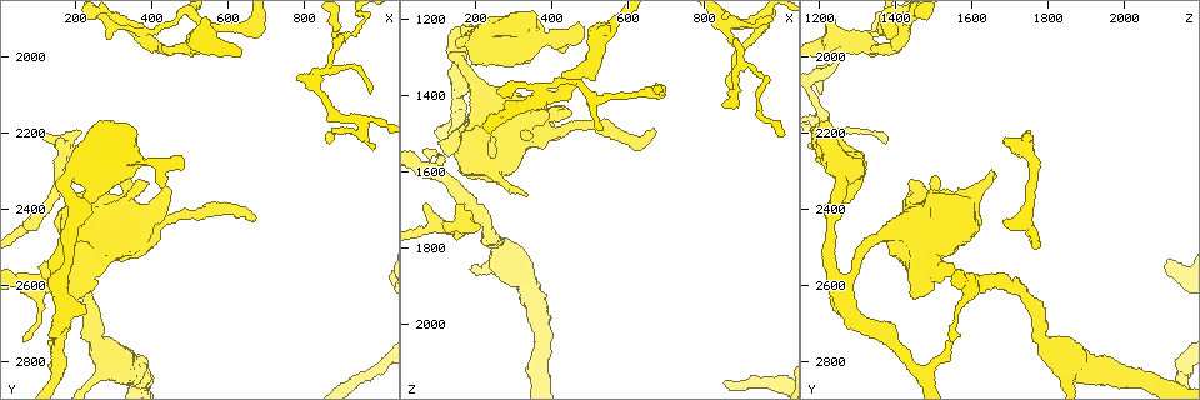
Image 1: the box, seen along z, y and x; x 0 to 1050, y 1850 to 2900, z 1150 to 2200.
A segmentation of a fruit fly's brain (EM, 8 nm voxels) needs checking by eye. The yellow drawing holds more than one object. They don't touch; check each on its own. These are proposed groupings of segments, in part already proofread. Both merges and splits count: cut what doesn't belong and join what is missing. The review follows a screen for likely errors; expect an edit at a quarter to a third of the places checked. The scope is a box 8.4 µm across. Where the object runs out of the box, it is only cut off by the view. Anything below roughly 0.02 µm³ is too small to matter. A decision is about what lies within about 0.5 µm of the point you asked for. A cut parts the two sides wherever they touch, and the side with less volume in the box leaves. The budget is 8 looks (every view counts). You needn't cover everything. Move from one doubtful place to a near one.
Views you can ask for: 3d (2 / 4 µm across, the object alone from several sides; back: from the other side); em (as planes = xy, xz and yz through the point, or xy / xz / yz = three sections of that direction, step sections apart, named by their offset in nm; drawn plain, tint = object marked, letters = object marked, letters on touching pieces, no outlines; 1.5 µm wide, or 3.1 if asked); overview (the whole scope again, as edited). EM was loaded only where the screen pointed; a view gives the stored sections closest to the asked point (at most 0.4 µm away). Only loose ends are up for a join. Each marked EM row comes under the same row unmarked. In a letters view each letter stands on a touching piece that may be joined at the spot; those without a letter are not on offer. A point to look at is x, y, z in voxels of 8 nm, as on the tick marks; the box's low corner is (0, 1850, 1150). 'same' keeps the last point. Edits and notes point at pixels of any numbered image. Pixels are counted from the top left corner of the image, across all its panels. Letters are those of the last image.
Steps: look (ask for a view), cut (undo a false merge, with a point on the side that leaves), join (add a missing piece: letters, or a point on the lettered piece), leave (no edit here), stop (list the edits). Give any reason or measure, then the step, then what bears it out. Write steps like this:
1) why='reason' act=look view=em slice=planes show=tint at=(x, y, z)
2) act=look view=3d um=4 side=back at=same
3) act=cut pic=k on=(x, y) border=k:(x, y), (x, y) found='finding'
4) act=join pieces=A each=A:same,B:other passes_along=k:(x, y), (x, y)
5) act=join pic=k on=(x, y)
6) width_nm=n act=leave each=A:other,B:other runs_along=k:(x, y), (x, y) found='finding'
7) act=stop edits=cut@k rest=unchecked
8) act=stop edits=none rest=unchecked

why='thick turns thin' act=look view=em slice=xy step=4 show=tint at=(520, 1955, 1240)

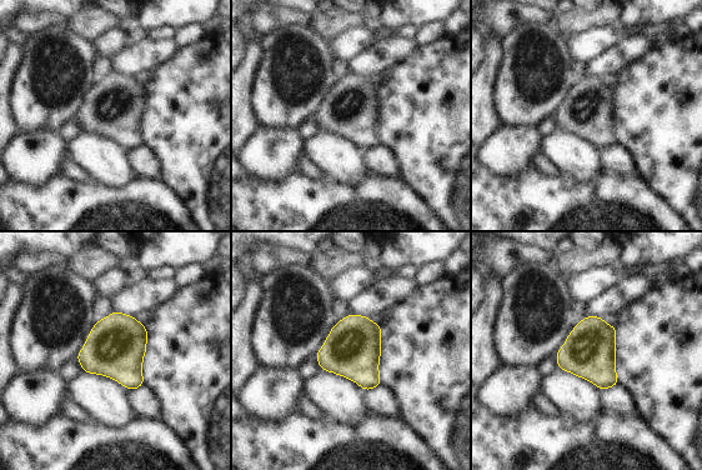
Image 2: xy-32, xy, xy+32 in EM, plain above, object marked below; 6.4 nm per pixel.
act=look view=em slice=xy step=4 show=letters at=same

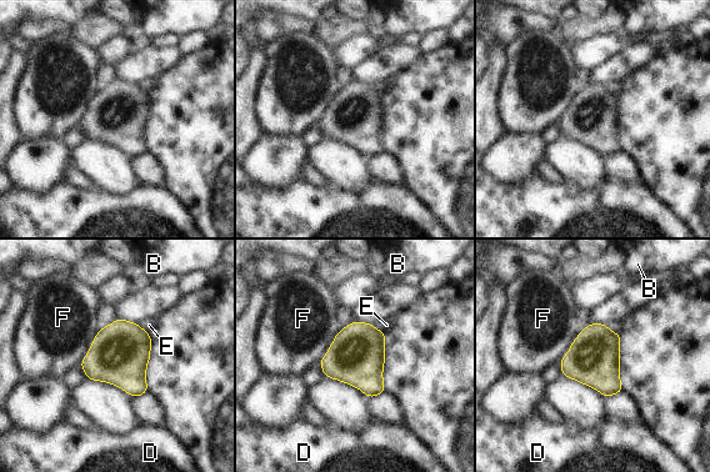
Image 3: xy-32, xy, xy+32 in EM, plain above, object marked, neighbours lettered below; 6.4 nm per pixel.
longest_contact=F:300nm act=leave each=B:other,D:other,E:other,F:other border=3:(103, 327), (79, 366) found='all the same neuron'

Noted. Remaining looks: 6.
why='branch stops here' act=look view=em slice=planes show=letters at=(440, 2335, 1435)

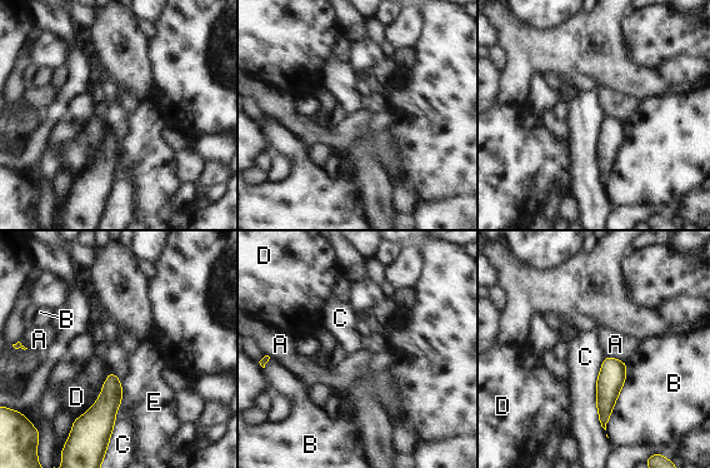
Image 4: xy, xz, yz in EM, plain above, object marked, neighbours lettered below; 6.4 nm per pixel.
act=leave each=A:other,B:other,C:other,D:other,E:other border=4:(606, 357), (596, 381), (605, 431) found='no lettered piece goes on from it'

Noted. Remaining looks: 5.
why='sharp bend' act=look view=em slice=xy step=8 show=tint at=(385, 1955, 1405)

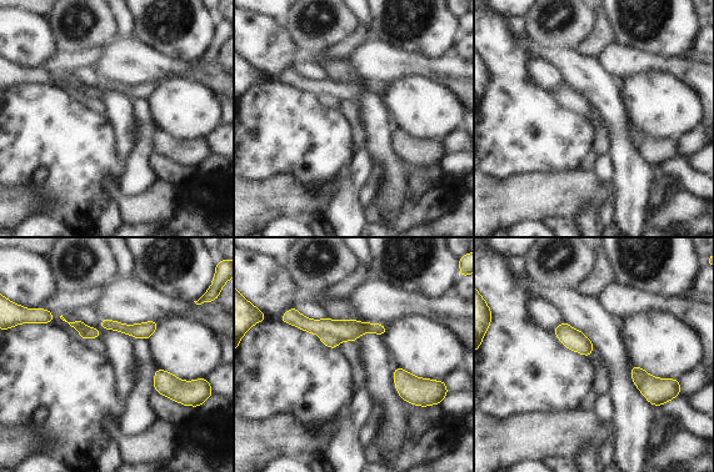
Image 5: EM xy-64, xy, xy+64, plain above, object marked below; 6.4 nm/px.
why='cut it another way' act=look view=em slice=planes show=letters at=same

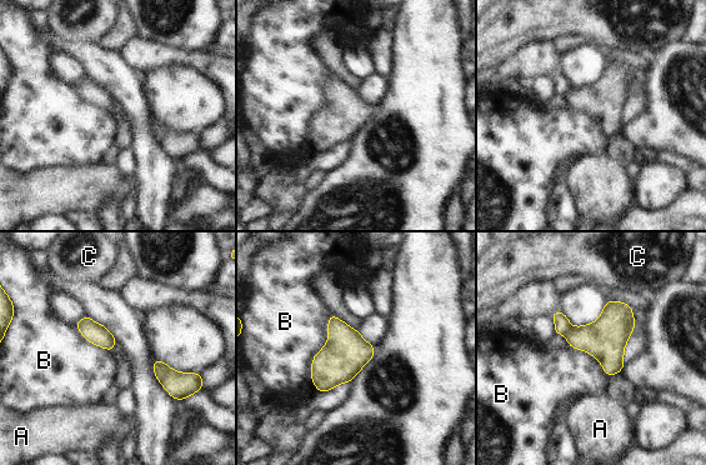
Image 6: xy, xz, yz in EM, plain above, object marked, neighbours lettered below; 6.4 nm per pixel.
act=cut pic=6 on=(562, 325) each=A:other,B:other,C:other border=6:(571, 326), (565, 335) found='two neurons meet here'

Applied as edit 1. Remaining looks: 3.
act=stop edits=cut@6 rest=unchecked

